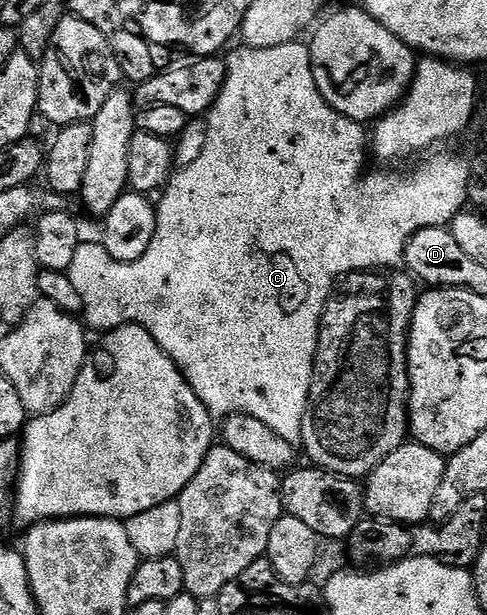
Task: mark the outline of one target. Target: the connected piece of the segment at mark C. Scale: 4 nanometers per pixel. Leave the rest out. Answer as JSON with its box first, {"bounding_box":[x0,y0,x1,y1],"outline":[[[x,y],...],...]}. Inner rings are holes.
{"bounding_box":[68,41,470,445],"outline":[[[295,41],[266,50],[256,50],[245,45],[239,48],[239,51],[225,56],[226,81],[205,120],[207,135],[202,143],[202,152],[183,171],[178,169],[171,174],[170,182],[161,192],[162,200],[157,200],[156,237],[152,237],[148,253],[131,263],[121,263],[111,257],[101,242],[82,241],[76,249],[76,257],[72,257],[68,274],[72,286],[80,293],[81,314],[87,328],[95,327],[98,333],[105,333],[115,331],[118,327],[126,327],[129,323],[143,327],[156,341],[156,345],[160,345],[160,349],[164,349],[164,353],[168,353],[170,360],[182,370],[188,385],[210,410],[211,416],[251,415],[256,417],[256,421],[264,421],[264,425],[268,425],[272,433],[284,437],[284,441],[298,445],[302,442],[302,426],[310,400],[310,382],[314,380],[318,330],[322,324],[326,303],[334,294],[336,284],[355,271],[401,268],[408,241],[416,233],[420,233],[420,229],[449,227],[450,222],[468,203],[470,163],[458,155],[431,154],[426,157],[431,159],[423,158],[423,163],[407,175],[385,175],[382,171],[375,175],[365,175],[362,170],[366,167],[366,151],[368,155],[367,128],[365,131],[362,128],[365,126],[359,120],[349,119],[347,115],[328,105],[316,85],[309,46],[305,42]]]}

